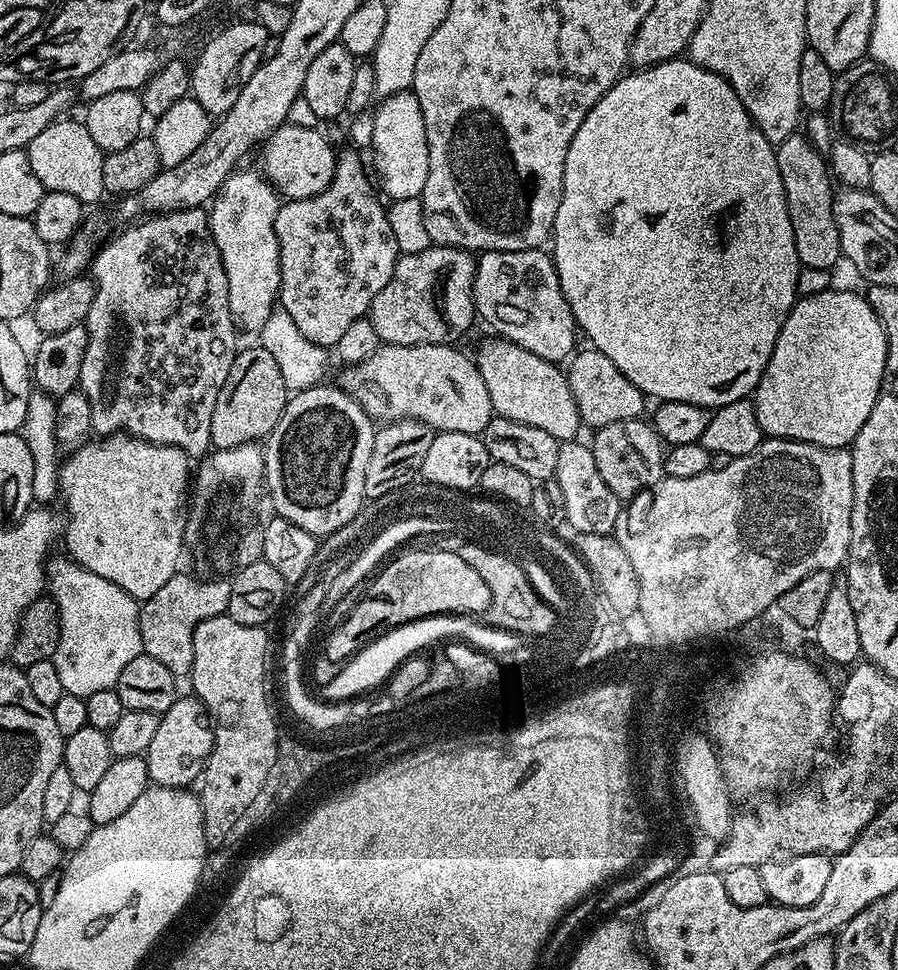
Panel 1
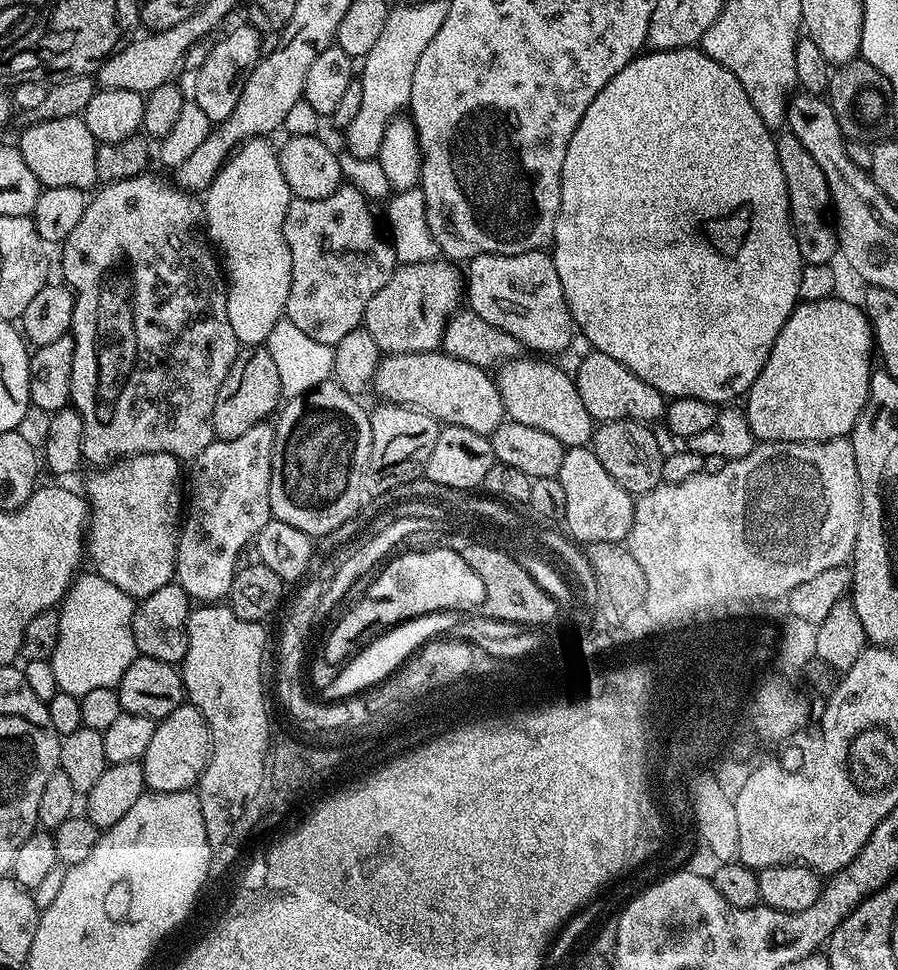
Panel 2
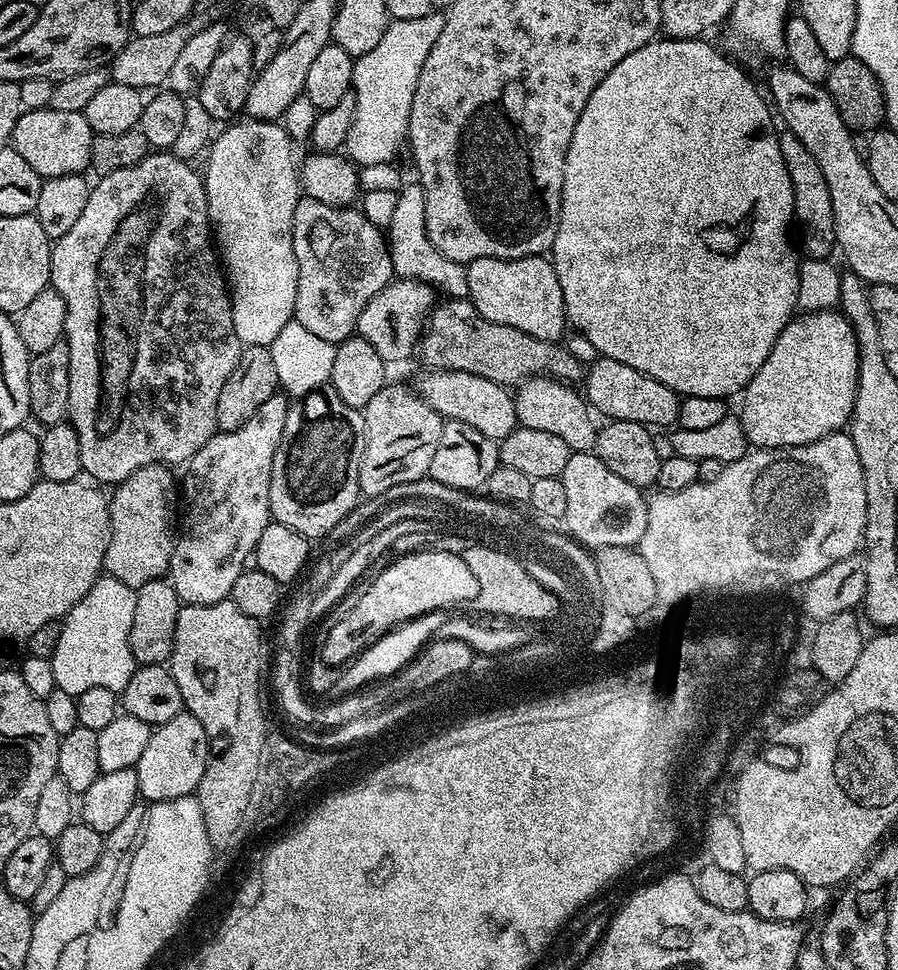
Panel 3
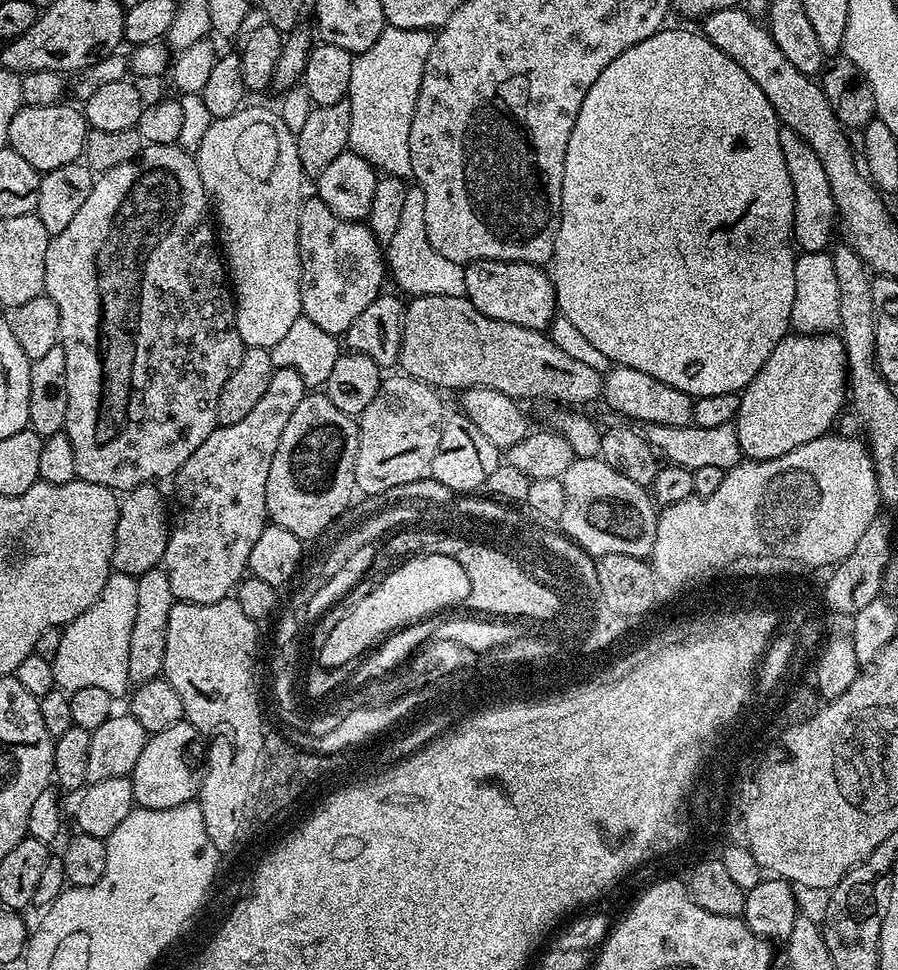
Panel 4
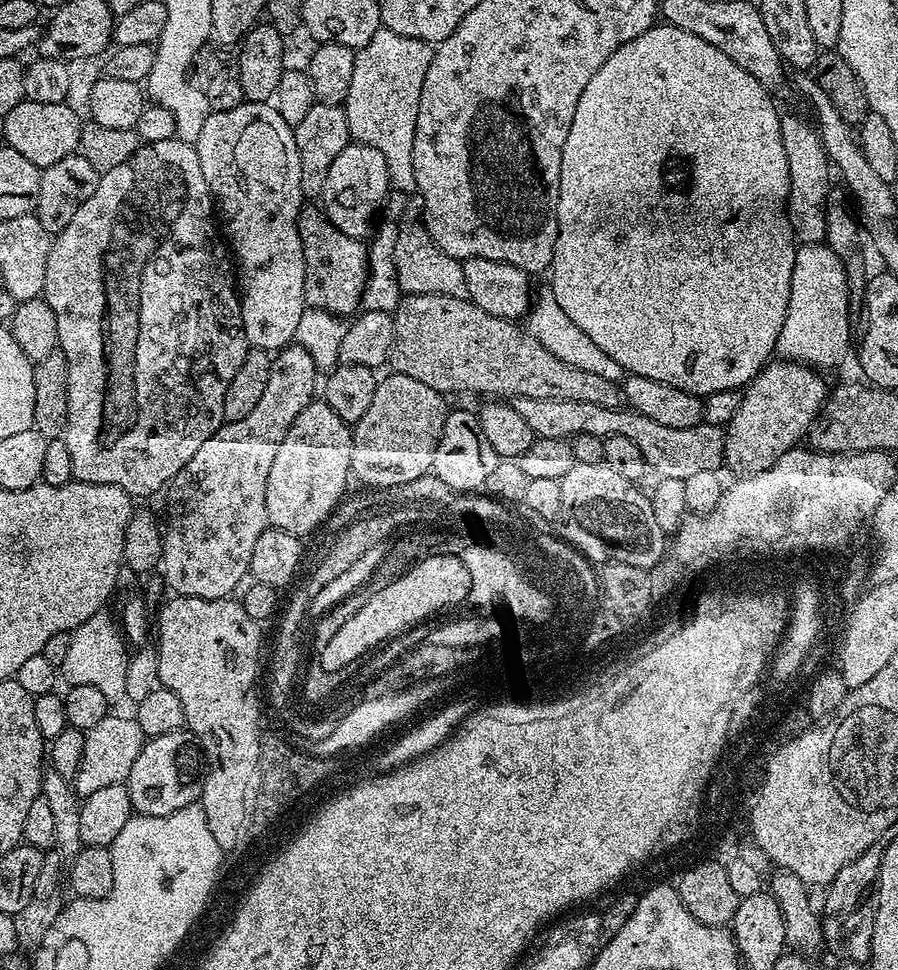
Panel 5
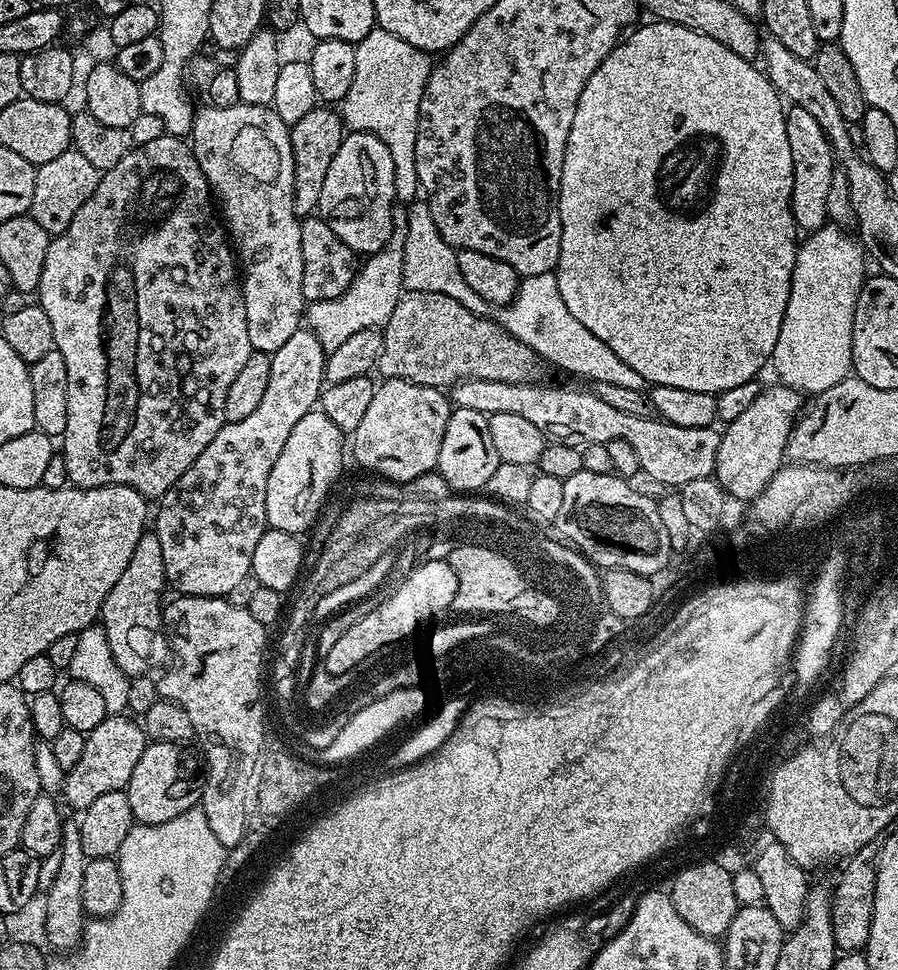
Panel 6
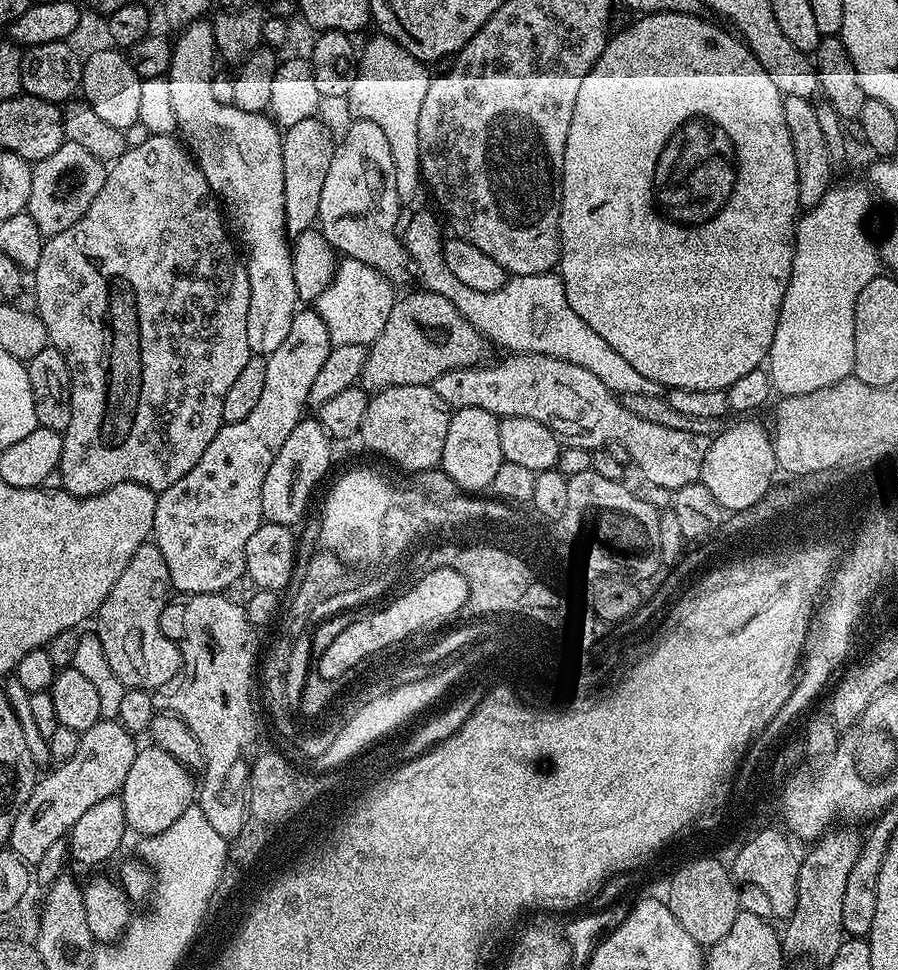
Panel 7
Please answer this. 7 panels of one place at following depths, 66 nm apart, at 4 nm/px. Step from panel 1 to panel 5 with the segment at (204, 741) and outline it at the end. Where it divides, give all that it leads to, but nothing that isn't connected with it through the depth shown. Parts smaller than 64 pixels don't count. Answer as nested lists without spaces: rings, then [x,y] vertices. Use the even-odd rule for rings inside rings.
[[[188,730],[151,737],[145,743],[142,754],[138,754],[126,783],[132,811],[142,816],[174,814],[174,810],[182,810],[182,806],[197,803],[200,791],[204,788],[204,781],[202,749],[196,737]]]

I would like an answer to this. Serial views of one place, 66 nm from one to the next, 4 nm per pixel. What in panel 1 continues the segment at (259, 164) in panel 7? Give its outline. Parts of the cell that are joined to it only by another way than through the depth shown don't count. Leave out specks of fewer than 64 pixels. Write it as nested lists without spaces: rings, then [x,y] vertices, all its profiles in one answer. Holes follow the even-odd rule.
[[[237,167],[210,201],[208,228],[212,231],[226,270],[230,314],[237,329],[259,333],[280,295],[280,243],[274,230],[282,200],[263,171]]]

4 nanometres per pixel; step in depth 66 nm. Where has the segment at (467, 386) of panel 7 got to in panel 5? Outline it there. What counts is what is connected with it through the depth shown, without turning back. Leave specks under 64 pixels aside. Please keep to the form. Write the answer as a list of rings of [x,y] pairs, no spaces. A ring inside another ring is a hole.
[[[518,397],[511,401],[512,408],[522,414],[524,421],[530,426],[533,437],[558,438],[568,440],[578,436],[621,436],[630,438],[638,450],[642,450],[642,458],[646,458],[649,469],[657,477],[678,478],[684,481],[693,473],[701,470],[720,470],[725,467],[724,433],[719,424],[702,423],[689,426],[686,430],[674,430],[671,426],[658,426],[641,412],[624,408],[603,408],[590,406],[590,402],[554,401],[546,398]]]

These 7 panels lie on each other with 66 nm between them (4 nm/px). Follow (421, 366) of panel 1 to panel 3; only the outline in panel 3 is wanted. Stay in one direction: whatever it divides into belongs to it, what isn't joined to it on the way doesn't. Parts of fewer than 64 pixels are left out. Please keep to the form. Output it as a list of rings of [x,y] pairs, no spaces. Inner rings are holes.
[[[428,370],[417,384],[415,391],[425,400],[438,415],[445,420],[466,422],[478,430],[478,434],[486,434],[486,438],[502,441],[514,431],[516,423],[516,402],[513,393],[505,385],[480,377],[478,374],[462,373],[458,370]]]

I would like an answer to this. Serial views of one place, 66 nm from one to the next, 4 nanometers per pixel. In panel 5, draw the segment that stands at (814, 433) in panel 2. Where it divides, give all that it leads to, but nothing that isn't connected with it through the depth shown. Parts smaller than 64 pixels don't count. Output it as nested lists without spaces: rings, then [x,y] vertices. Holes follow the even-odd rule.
[[[776,358],[765,364],[762,371],[753,378],[751,384],[743,389],[744,397],[742,406],[738,406],[738,414],[726,425],[724,433],[724,458],[729,465],[733,464],[739,471],[744,474],[761,472],[778,458],[782,458],[790,449],[797,447],[807,437],[812,423],[820,415],[821,408],[828,398],[830,391],[829,385],[824,385],[824,380],[817,369],[807,364],[797,364],[790,360]]]

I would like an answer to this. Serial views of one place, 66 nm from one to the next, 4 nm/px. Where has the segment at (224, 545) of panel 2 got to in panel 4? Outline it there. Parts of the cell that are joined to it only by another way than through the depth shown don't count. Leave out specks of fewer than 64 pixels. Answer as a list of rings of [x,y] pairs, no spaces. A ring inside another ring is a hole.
[[[276,368],[270,378],[270,386],[266,386],[266,394],[262,394],[261,400],[254,405],[254,410],[250,410],[250,414],[246,414],[246,418],[242,418],[242,422],[217,426],[208,435],[206,442],[202,442],[202,446],[198,446],[198,450],[194,450],[194,454],[190,454],[190,458],[186,458],[184,465],[176,471],[174,477],[174,483],[176,483],[176,512],[174,508],[162,567],[165,574],[170,578],[170,590],[177,601],[186,604],[209,604],[210,602],[226,600],[233,595],[236,585],[244,579],[248,572],[250,550],[254,550],[254,542],[258,542],[258,534],[262,534],[262,530],[270,520],[268,507],[266,506],[266,478],[270,478],[270,462],[274,462],[274,450],[278,450],[278,438],[282,438],[282,430],[286,430],[286,422],[290,422],[290,414],[294,414],[294,409],[298,407],[298,402],[302,402],[305,394],[306,385],[299,373],[290,368]]]

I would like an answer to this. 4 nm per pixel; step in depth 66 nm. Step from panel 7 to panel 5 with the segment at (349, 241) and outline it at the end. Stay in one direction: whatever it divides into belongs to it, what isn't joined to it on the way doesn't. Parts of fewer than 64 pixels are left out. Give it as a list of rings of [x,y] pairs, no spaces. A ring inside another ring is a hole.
[[[350,142],[342,154],[334,158],[334,166],[330,166],[330,174],[326,174],[322,211],[333,226],[342,230],[342,234],[350,234],[350,238],[355,240],[364,240],[373,235],[374,221],[381,215],[389,191],[386,158],[382,158],[374,146]]]

